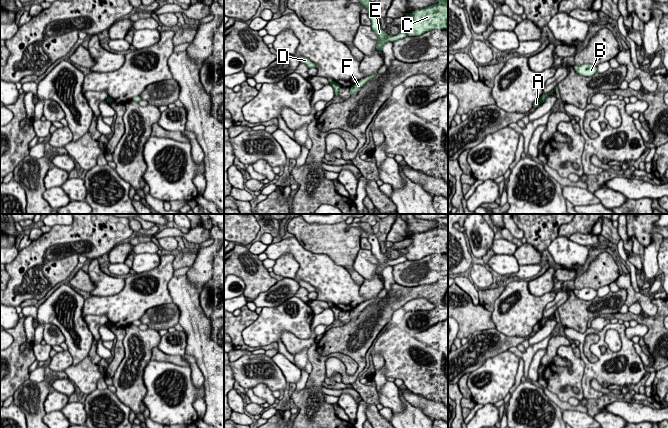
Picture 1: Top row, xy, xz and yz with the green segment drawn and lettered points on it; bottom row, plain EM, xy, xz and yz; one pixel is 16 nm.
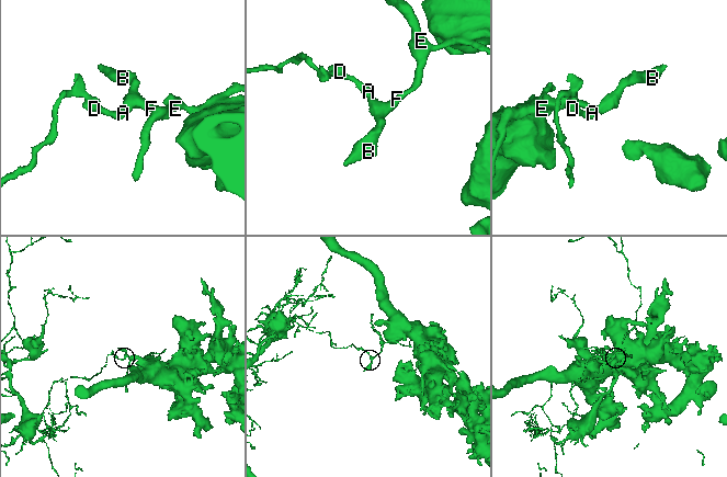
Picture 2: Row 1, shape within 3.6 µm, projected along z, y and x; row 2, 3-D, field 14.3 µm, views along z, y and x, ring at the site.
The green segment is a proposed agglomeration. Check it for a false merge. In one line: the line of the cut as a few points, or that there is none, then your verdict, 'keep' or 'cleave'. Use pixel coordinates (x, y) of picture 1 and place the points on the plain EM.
cut in yz along (539, 322), (542, 325); cleave

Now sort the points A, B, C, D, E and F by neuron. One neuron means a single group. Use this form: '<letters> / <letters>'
A D / B C E F

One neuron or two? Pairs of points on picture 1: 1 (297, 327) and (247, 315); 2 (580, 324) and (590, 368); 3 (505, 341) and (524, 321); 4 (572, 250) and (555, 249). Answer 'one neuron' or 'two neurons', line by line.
1: two neurons
2: two neurons
3: two neurons
4: one neuron

